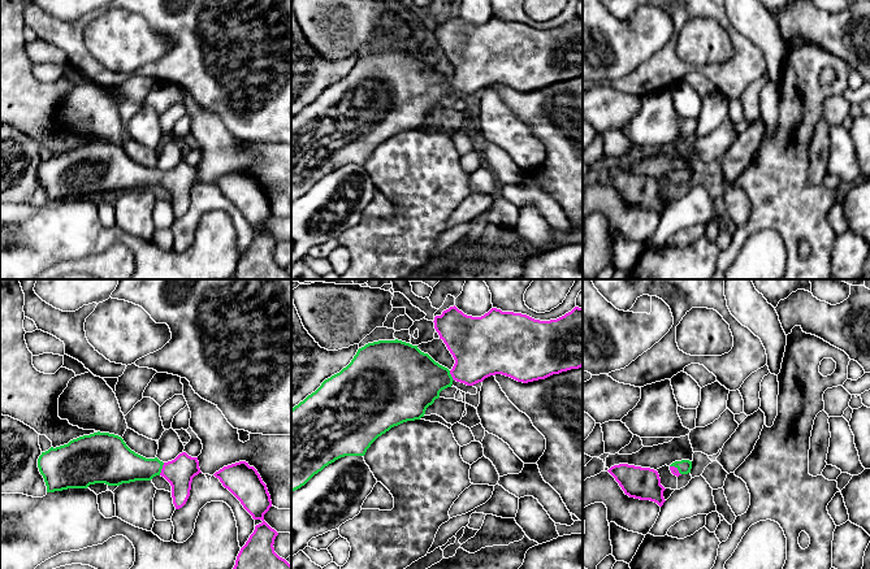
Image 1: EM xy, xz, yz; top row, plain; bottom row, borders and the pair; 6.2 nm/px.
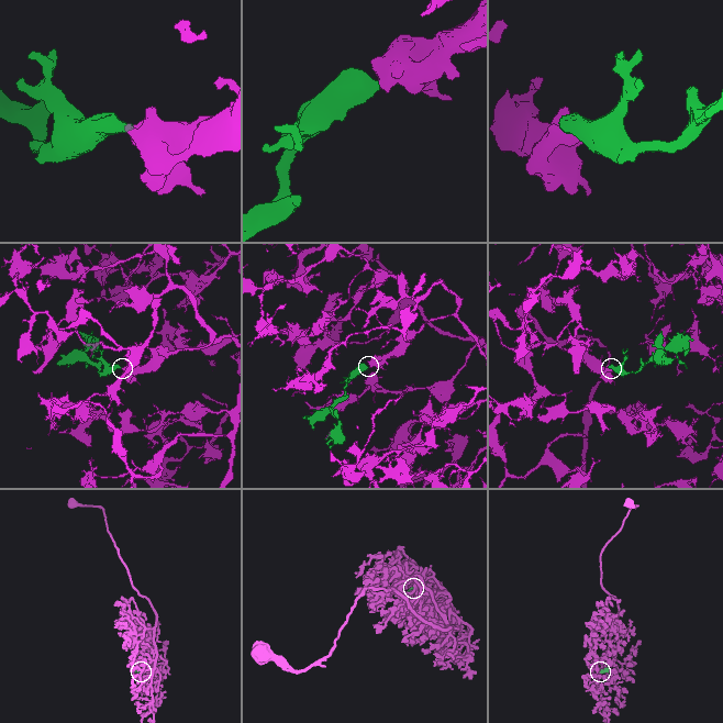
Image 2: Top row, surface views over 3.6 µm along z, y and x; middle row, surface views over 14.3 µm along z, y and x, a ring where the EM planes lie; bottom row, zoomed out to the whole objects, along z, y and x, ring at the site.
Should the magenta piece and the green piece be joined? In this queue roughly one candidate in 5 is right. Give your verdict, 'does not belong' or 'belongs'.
belongs

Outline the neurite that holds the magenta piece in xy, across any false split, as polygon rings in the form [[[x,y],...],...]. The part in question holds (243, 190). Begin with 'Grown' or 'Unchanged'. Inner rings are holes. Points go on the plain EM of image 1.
Unchanged. [[[239,170],[224,175],[213,183],[220,188],[252,225],[263,231],[255,235],[246,253],[241,257],[234,279],[291,279],[291,274],[274,261],[278,242],[265,230],[264,223],[272,216],[267,194],[254,175]]]

